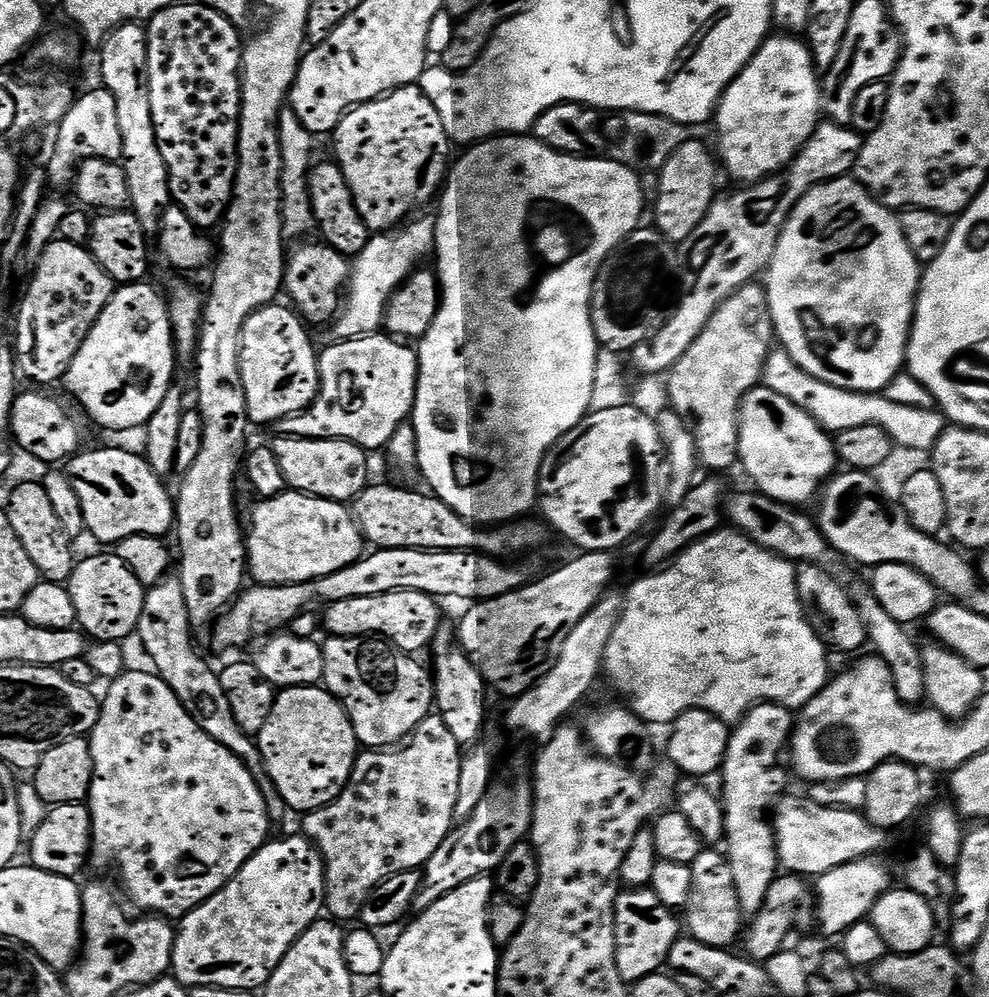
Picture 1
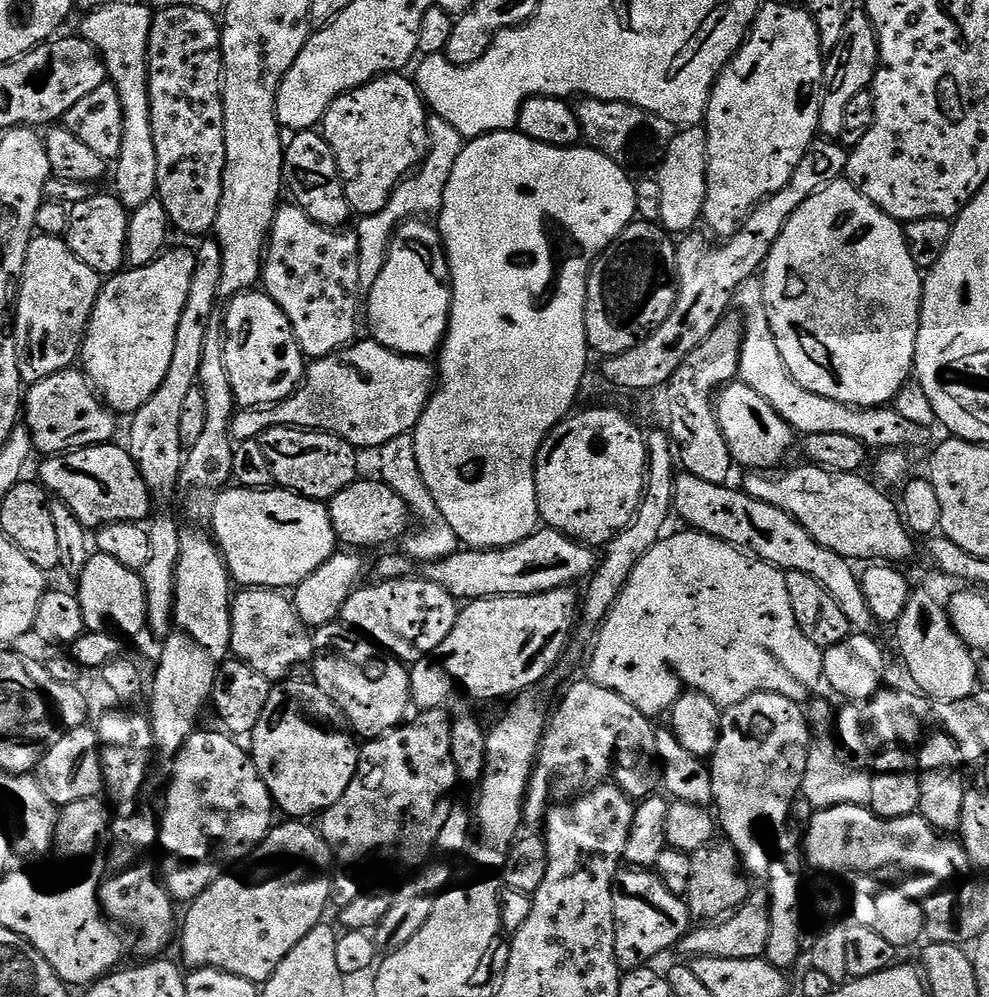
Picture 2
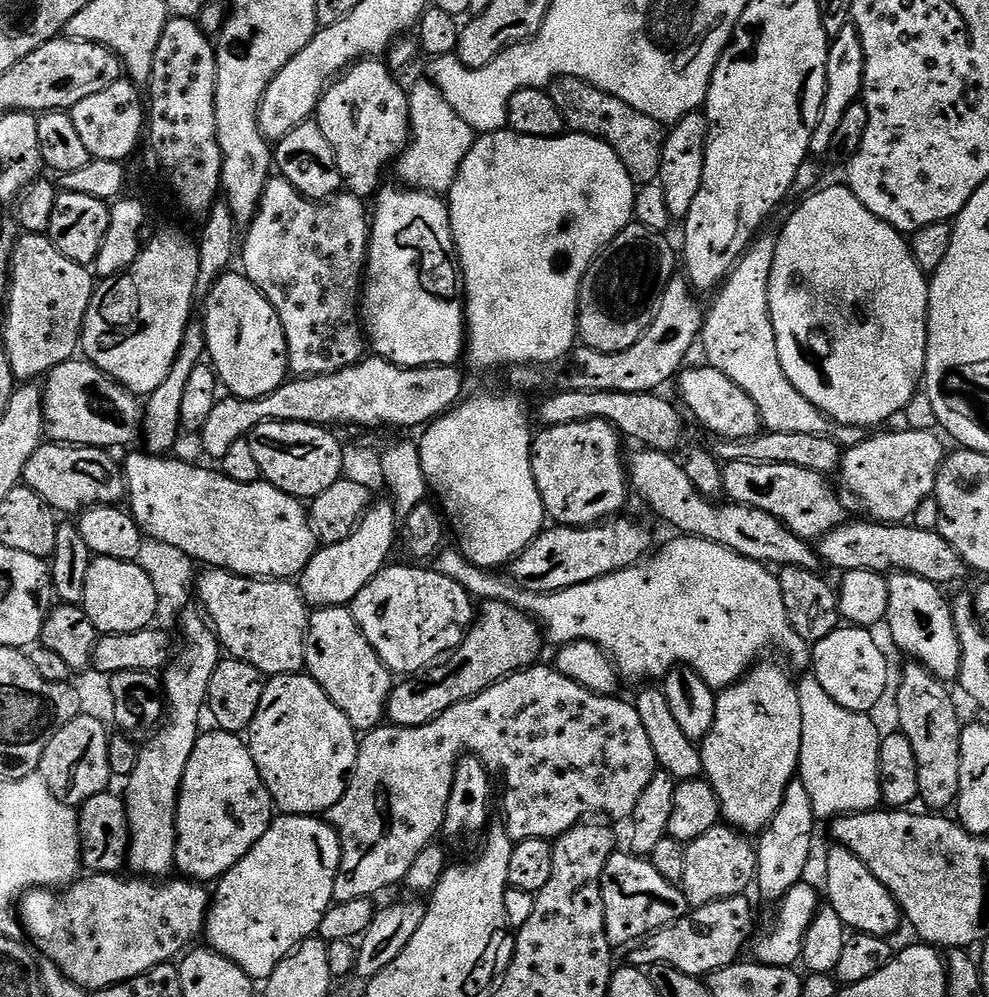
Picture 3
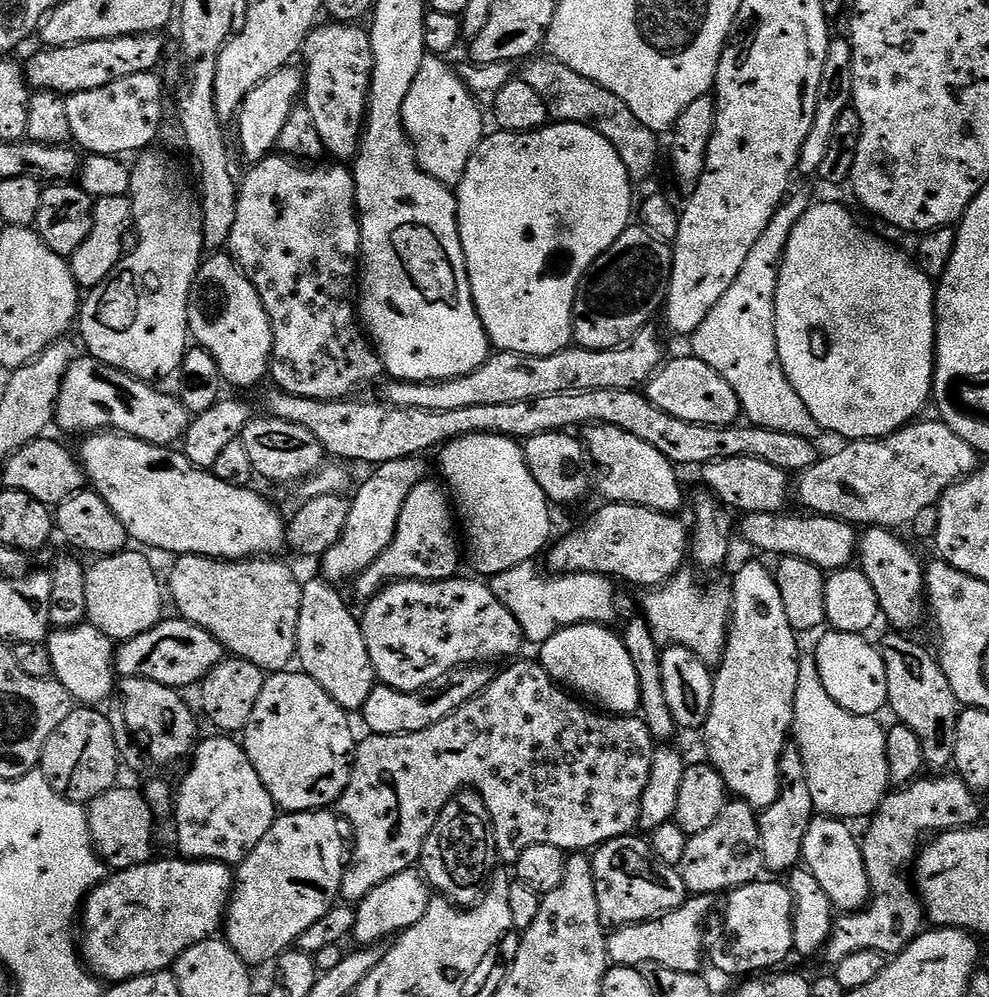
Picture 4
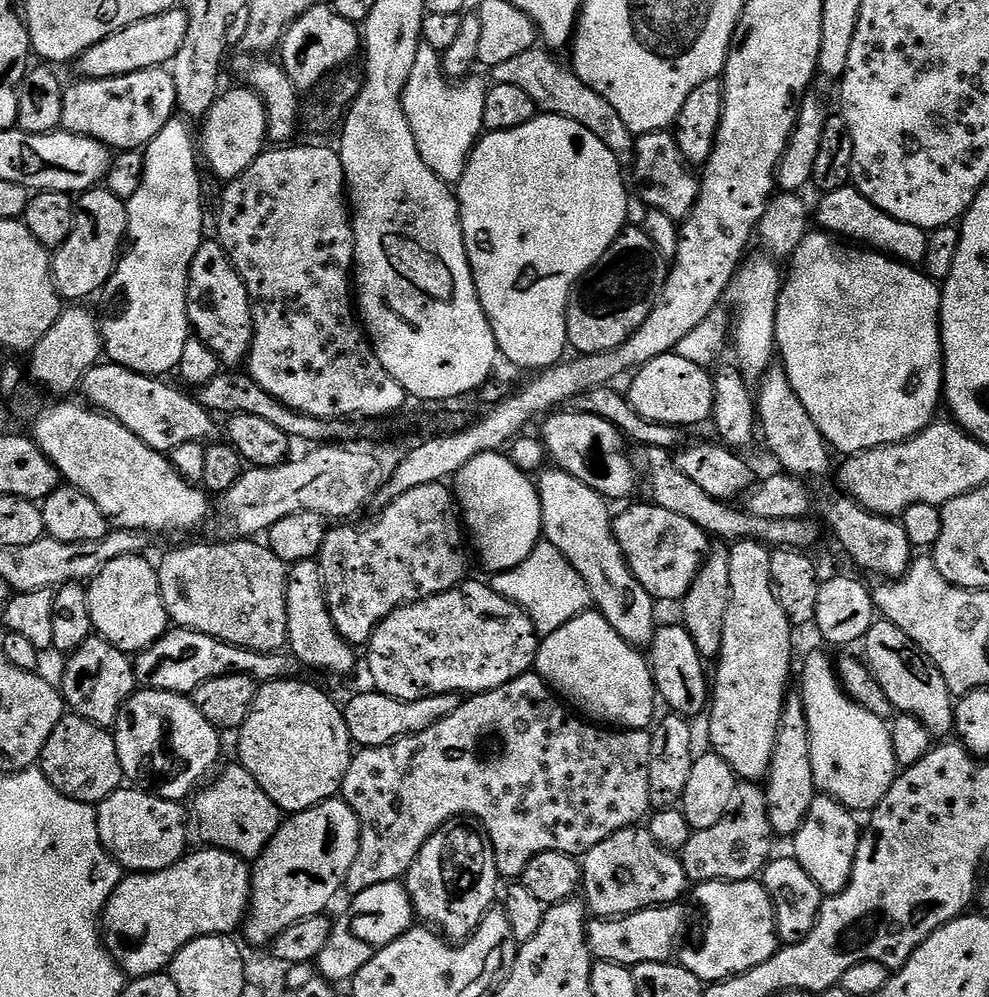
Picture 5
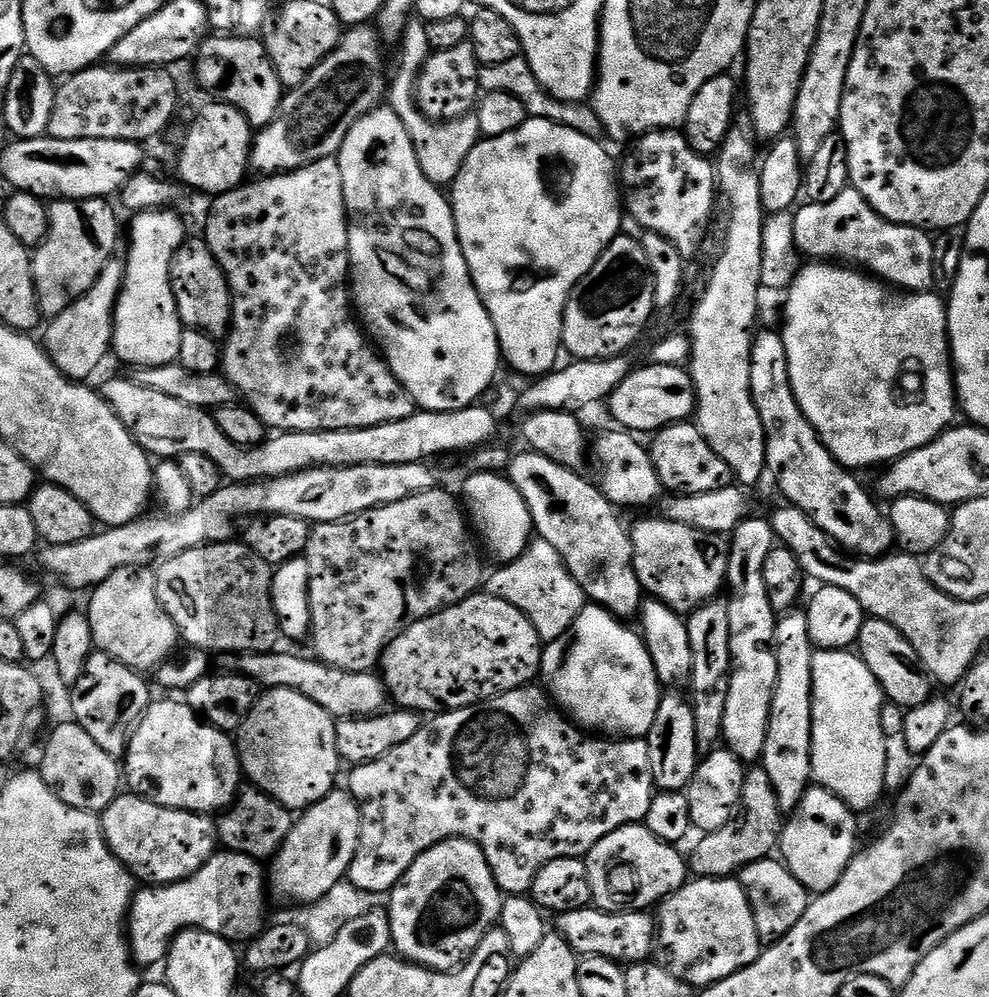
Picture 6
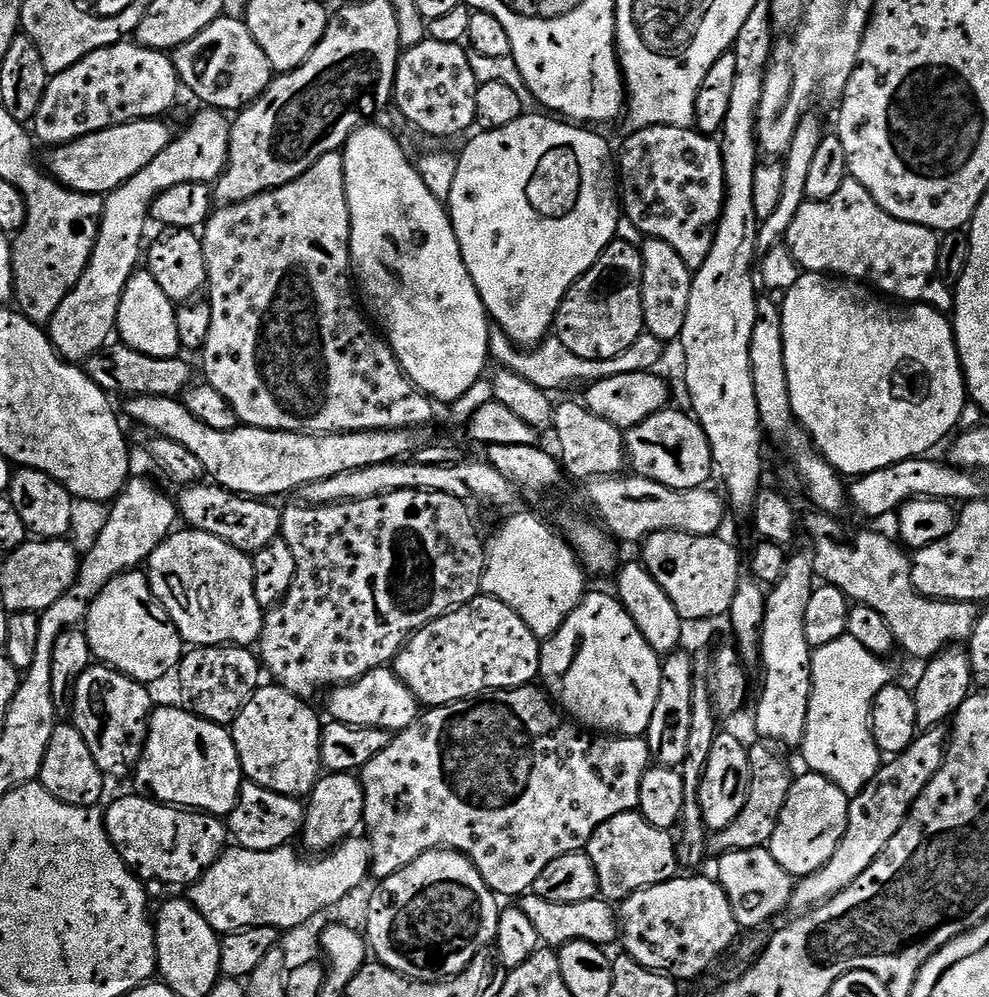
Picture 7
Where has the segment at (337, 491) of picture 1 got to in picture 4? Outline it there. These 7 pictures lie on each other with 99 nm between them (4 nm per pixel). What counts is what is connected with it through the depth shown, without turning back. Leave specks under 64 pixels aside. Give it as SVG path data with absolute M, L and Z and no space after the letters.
M254 418L244 427L243 442L250 453L250 462L254 462L254 470L262 481L273 480L276 484L288 484L291 480L303 482L322 467L326 453L322 442L306 430L306 426L294 426L294 422L273 420L271 418Z

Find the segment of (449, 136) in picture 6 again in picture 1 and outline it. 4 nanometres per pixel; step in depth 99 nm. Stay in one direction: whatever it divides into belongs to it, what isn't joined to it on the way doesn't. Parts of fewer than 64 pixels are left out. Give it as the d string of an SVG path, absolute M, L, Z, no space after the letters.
M432 214L424 215L417 215L387 232L369 235L367 246L351 261L346 291L330 328L337 341L357 340L359 336L370 336L384 328L388 297L404 283L409 273L419 265L416 264L419 260L427 256L429 259L435 253L436 218Z

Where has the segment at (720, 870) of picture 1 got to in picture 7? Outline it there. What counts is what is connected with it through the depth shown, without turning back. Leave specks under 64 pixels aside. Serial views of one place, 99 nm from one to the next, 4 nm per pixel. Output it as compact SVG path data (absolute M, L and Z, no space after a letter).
M756 742L756 745L753 743L749 747L750 794L746 794L746 806L742 806L742 814L738 814L738 818L734 818L734 822L726 826L726 830L711 833L708 841L709 853L745 852L763 848L772 841L774 826L778 826L782 806L790 794L790 786L794 779L791 766L775 751L779 752L764 742Z

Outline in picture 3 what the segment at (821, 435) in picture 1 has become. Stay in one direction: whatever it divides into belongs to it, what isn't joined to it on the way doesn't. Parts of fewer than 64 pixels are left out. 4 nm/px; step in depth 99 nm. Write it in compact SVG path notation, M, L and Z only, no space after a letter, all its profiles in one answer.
M711 366L703 367L689 367L679 373L678 385L680 396L684 399L683 407L688 407L696 415L697 422L705 424L713 432L713 437L721 440L751 440L762 428L758 406L754 406L750 394L734 386L726 374Z

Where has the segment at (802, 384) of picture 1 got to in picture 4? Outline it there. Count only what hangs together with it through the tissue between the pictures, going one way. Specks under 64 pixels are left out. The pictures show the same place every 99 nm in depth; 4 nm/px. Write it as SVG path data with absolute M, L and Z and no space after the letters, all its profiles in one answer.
M796 189L780 205L774 218L770 218L770 226L766 226L758 242L754 242L742 270L738 270L738 278L734 278L734 286L722 294L718 306L706 314L706 322L692 333L690 352L730 382L730 390L734 390L738 398L743 419L751 427L798 434L815 441L822 430L818 422L814 422L810 410L806 410L806 402L802 402L794 386L790 386L776 345L776 291L780 261L784 259L794 226L814 203L814 197L806 189L795 192Z

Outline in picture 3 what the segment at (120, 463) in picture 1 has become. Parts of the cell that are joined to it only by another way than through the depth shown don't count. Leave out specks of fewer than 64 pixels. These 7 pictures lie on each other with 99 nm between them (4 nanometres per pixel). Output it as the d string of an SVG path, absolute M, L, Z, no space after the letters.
M51 442L41 443L38 450L26 462L23 483L34 494L38 494L57 513L73 512L79 513L85 508L92 508L95 504L119 505L126 496L126 485L124 482L124 470L118 463L111 451L103 448L82 448L70 444L54 444Z

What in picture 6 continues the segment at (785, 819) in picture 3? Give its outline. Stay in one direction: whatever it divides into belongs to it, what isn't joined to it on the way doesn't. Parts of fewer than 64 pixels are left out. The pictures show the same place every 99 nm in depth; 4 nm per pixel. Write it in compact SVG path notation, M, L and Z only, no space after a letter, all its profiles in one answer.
M804 610L785 612L776 621L774 651L778 678L768 715L768 729L762 767L778 794L781 813L790 814L802 802L813 783L812 778L812 653L808 614Z

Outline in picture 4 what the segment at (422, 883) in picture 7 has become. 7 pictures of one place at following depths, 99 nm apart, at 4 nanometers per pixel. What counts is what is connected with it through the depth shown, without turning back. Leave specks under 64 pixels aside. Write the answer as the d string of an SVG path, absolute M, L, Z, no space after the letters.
M455 792L422 846L419 871L443 899L460 906L475 906L494 871L492 863L497 860L496 825L492 823L490 810L486 810L486 802L478 792Z

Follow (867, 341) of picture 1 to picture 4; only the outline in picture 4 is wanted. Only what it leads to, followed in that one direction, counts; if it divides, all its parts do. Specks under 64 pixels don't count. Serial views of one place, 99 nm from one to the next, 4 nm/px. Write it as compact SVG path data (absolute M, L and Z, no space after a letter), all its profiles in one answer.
M813 203L812 207L802 214L800 221L790 234L790 242L784 251L784 259L780 261L778 274L778 290L776 291L776 345L780 355L780 364L784 367L790 386L806 402L806 410L818 422L825 433L833 432L836 436L845 436L845 441L880 440L897 432L921 415L924 407L929 407L930 397L934 392L934 377L936 375L936 289L928 275L916 265L915 259L904 252L899 252L888 240L867 232L858 221L852 217L848 208L840 204Z

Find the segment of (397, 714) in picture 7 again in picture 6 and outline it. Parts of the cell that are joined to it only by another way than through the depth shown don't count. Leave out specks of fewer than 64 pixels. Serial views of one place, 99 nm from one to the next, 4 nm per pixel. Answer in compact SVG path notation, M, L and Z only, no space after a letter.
M269 650L267 652L246 652L235 657L235 671L248 676L261 689L285 688L298 694L306 694L310 702L318 702L334 718L346 716L375 716L389 707L390 697L384 681L372 672L347 672L331 668L318 659L307 655L295 656L292 652Z

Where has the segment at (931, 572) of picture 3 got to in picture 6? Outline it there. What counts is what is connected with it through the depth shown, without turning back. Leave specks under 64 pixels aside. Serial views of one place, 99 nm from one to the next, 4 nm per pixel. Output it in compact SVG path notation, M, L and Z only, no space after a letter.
M627 430L604 432L596 441L591 441L590 456L596 459L596 468L600 471L598 487L600 492L615 506L624 508L644 508L656 499L661 499L662 485L658 470L654 470L652 453L639 444L637 437Z

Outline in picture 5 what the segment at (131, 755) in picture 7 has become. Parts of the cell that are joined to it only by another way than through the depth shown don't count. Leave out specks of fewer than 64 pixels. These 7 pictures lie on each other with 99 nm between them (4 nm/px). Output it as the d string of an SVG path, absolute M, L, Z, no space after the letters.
M93 634L67 657L62 695L64 703L75 715L86 718L102 728L111 729L120 717L120 709L137 691L136 670L129 653L118 650L110 642Z

